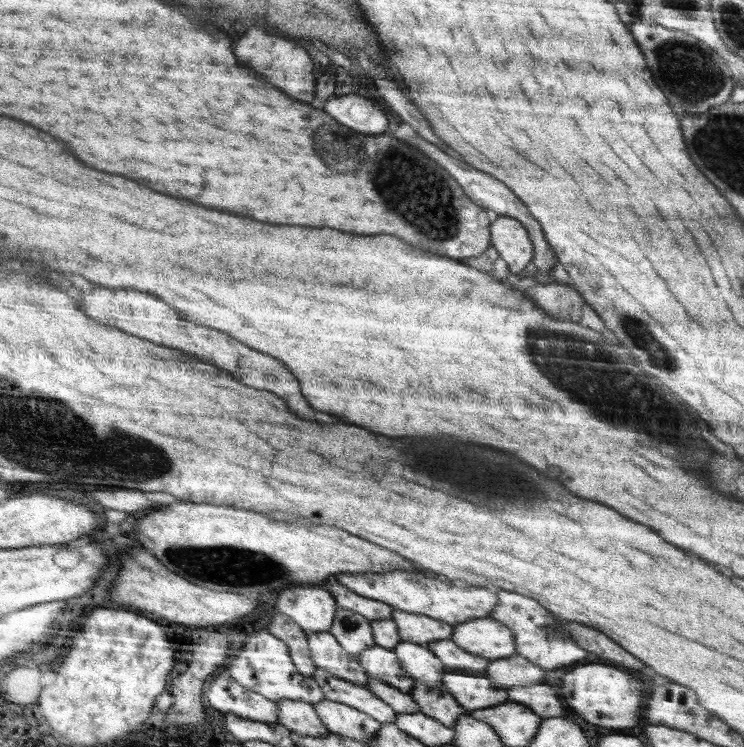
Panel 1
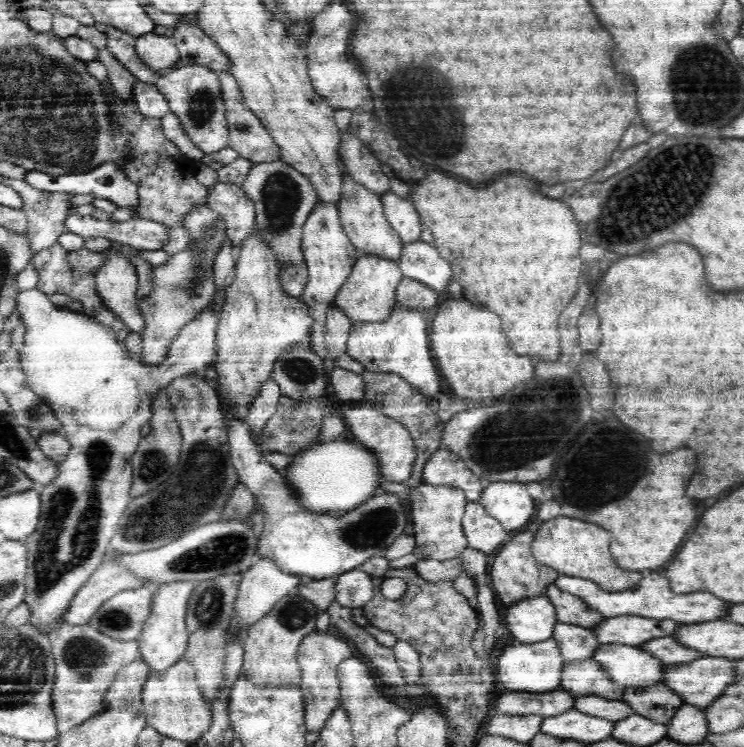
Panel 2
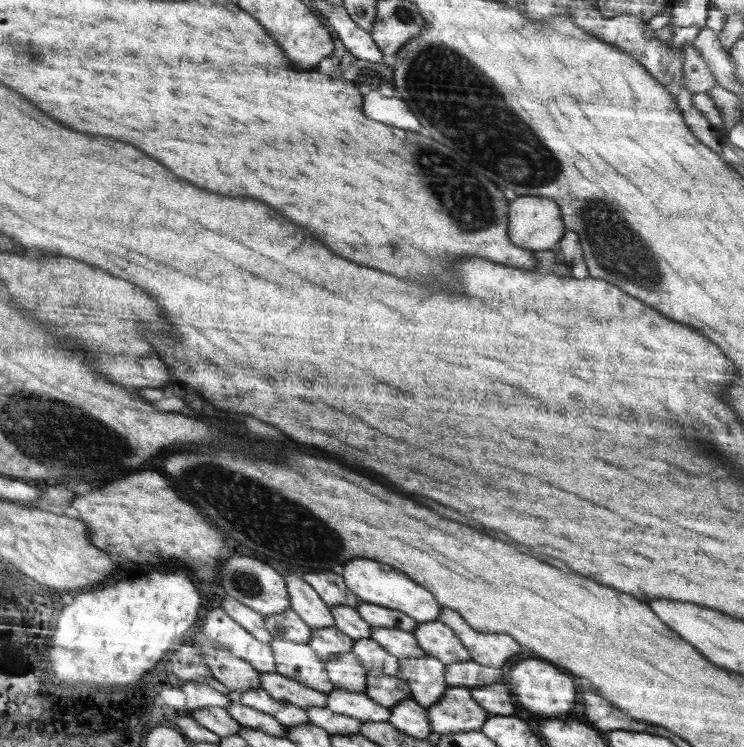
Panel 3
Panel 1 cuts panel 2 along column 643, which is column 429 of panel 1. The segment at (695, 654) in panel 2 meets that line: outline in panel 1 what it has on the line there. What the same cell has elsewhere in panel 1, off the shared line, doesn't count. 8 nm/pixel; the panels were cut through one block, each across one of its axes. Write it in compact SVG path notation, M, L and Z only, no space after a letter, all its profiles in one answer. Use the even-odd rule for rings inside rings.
M452 639L430 642L426 647L442 660L447 671L484 672L492 662L463 650Z

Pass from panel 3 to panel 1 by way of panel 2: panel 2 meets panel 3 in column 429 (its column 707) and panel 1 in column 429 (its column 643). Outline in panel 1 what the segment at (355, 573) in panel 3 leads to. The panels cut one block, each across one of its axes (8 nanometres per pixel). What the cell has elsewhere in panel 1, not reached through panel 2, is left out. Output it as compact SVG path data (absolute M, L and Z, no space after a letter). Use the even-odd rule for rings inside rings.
M386 572L386 574L340 574L336 581L341 586L359 596L380 600L394 609L406 613L424 614L430 618L460 626L478 618L485 618L492 614L499 604L499 587L470 586L455 583L440 577L426 578L416 572Z

